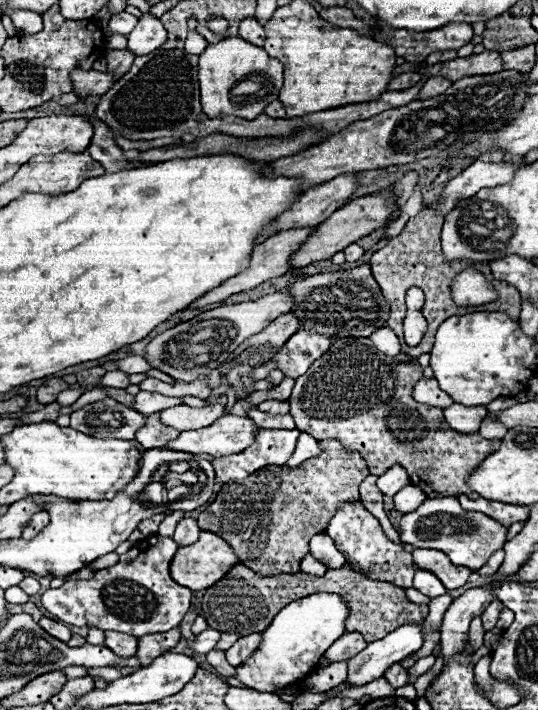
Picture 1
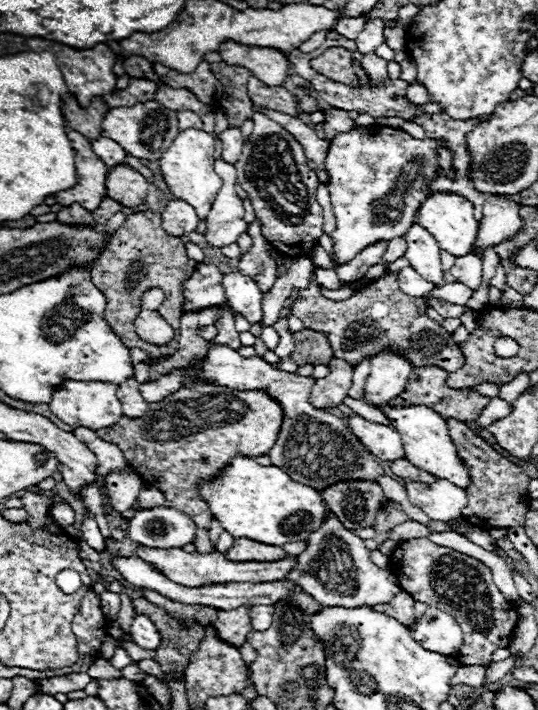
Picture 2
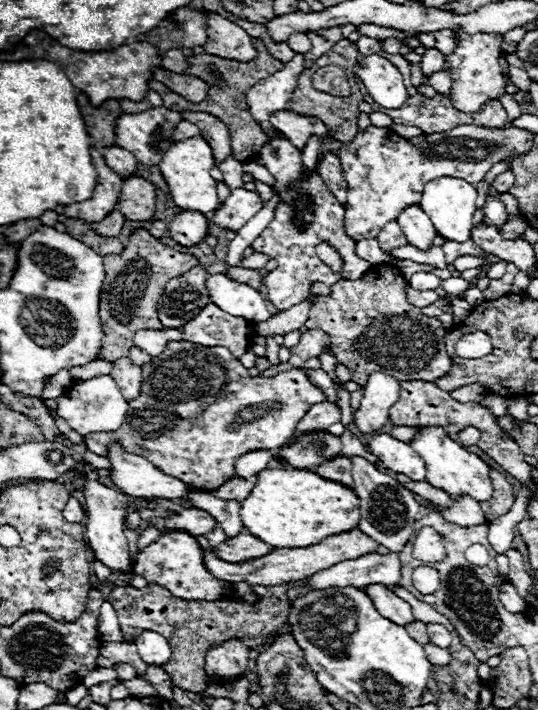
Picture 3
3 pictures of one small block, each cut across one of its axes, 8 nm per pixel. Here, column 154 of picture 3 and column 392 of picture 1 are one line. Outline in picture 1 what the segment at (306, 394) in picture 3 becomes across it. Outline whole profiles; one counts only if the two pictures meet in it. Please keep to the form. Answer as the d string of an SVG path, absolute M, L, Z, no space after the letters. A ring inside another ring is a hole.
M338 338L332 348L312 362L308 372L296 380L292 396L290 396L290 414L296 420L296 430L306 432L316 440L334 438L348 446L348 450L360 452L366 458L370 474L382 476L390 466L400 464L406 468L410 482L418 486L428 498L446 498L470 494L472 490L466 486L466 476L490 454L498 448L498 440L486 440L480 434L458 434L452 428L442 430L422 430L424 416L422 404L414 402L412 388L414 382L422 378L422 366L418 360L398 362L392 356L378 352L370 338Z

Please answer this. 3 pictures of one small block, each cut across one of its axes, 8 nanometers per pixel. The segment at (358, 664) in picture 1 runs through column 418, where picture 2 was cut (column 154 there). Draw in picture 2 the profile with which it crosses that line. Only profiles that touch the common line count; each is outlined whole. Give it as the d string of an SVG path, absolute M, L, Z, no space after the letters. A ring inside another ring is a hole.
M138 614L132 620L132 628L130 628L130 636L132 642L136 642L140 648L146 650L156 650L160 646L160 634L158 628L154 626L154 622L142 614Z

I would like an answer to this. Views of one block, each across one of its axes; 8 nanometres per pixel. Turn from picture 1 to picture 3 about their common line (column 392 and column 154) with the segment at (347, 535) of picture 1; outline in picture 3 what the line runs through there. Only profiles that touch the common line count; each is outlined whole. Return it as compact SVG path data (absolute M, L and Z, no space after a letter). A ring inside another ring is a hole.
M164 532L154 544L150 544L144 552L136 556L134 572L146 574L144 578L148 582L154 582L162 588L166 588L170 594L182 600L208 600L214 602L222 596L228 596L232 592L230 584L216 580L202 564L202 548L198 546L198 540L186 532Z

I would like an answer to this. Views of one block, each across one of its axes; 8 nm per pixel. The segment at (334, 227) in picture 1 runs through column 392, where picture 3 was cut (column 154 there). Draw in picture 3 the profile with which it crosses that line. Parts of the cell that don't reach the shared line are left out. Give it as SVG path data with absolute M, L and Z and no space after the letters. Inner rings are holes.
M140 176L124 178L116 206L128 220L152 220L156 212L154 184Z

